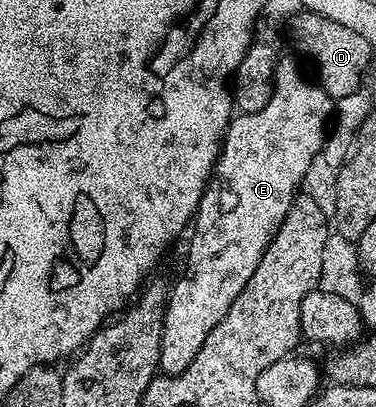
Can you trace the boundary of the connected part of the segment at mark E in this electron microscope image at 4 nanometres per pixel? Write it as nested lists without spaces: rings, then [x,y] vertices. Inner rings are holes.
[[[284,56],[281,57],[279,64],[276,66],[274,88],[266,108],[262,108],[262,112],[257,114],[237,113],[232,121],[229,122],[228,130],[224,134],[224,140],[220,143],[220,155],[216,158],[216,165],[211,178],[208,180],[208,187],[204,190],[202,200],[196,209],[196,217],[190,226],[192,239],[188,242],[188,259],[184,262],[184,275],[176,283],[171,283],[168,292],[168,307],[164,310],[164,327],[160,337],[160,370],[164,374],[180,374],[190,366],[190,360],[194,360],[194,356],[198,356],[198,348],[202,348],[202,344],[206,344],[206,336],[210,336],[210,332],[220,323],[222,316],[226,316],[226,312],[230,312],[230,304],[234,304],[234,300],[238,300],[238,292],[242,292],[242,288],[246,288],[246,280],[250,280],[250,276],[254,276],[254,268],[258,268],[258,260],[262,260],[266,248],[272,242],[272,237],[278,232],[282,220],[286,220],[286,216],[292,207],[292,202],[298,196],[298,191],[303,184],[303,177],[306,175],[306,168],[309,167],[310,162],[315,157],[322,154],[324,139],[328,137],[330,123],[333,121],[333,118],[333,98],[315,81],[309,80],[307,82],[304,79],[303,72],[300,71],[299,64],[294,59]]]

